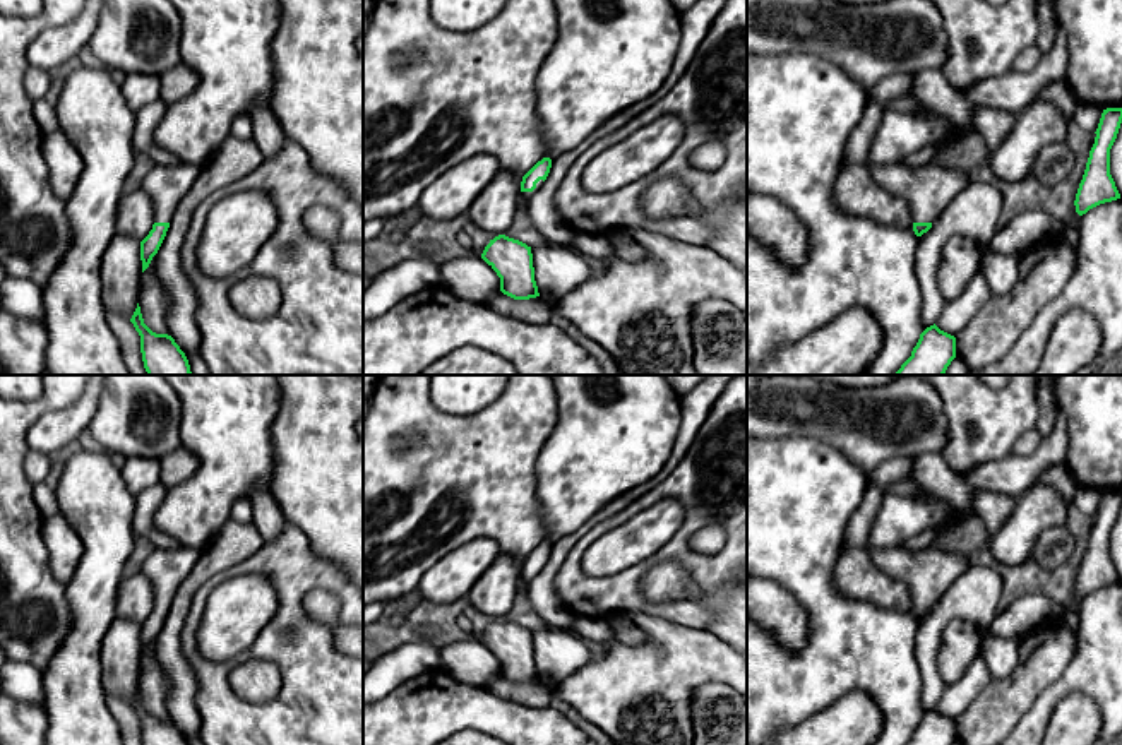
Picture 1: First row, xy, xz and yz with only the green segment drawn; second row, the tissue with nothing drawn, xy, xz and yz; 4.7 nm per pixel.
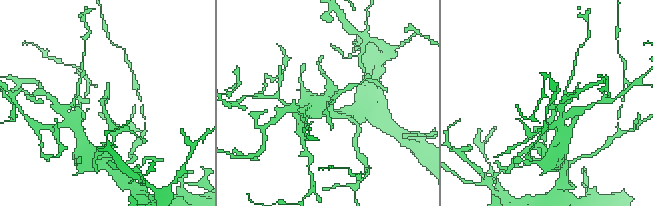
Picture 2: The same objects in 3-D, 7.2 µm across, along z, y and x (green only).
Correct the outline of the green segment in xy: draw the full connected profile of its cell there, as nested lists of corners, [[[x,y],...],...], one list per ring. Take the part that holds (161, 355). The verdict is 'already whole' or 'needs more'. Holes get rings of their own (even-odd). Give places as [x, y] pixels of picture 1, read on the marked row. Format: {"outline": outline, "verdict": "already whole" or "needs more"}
{"outline": [[[139,303],[130,322],[140,336],[147,375],[192,375],[188,360],[175,339],[168,334],[156,334],[144,324]]], "verdict": "already whole"}

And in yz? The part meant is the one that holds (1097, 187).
{"outline": [[[1107,108],[1101,113],[1095,144],[1089,151],[1086,170],[1076,194],[1076,212],[1086,214],[1089,209],[1120,199],[1110,175],[1110,149],[1122,123],[1122,108]]], "verdict": "already whole"}

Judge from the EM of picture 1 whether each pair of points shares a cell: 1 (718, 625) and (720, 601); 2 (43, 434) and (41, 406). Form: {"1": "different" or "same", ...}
{"1": "same", "2": "different"}

